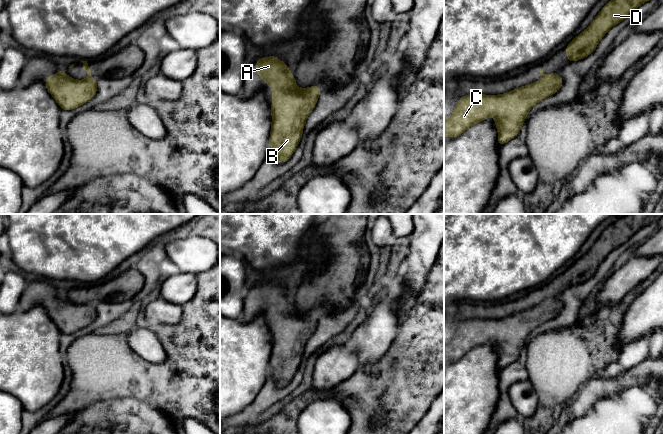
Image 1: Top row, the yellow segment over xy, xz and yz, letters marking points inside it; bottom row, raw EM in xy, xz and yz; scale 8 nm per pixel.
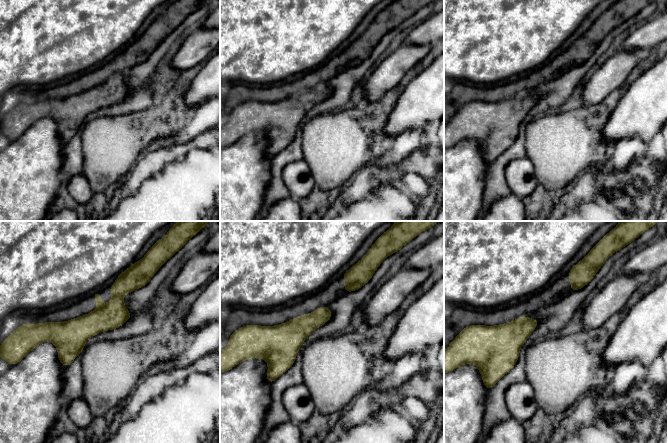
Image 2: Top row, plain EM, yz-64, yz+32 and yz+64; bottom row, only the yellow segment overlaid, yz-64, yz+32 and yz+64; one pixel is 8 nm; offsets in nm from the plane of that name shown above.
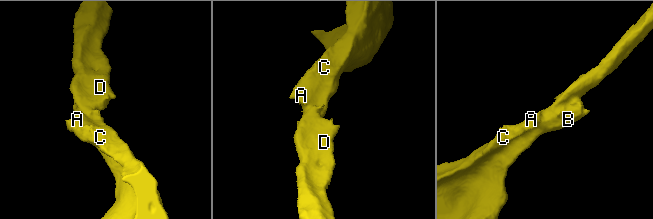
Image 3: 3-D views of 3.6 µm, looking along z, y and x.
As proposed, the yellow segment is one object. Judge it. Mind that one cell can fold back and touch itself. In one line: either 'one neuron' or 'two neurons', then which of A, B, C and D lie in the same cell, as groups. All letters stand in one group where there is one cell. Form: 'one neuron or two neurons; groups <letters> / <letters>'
two neurons; groups A B C / D

